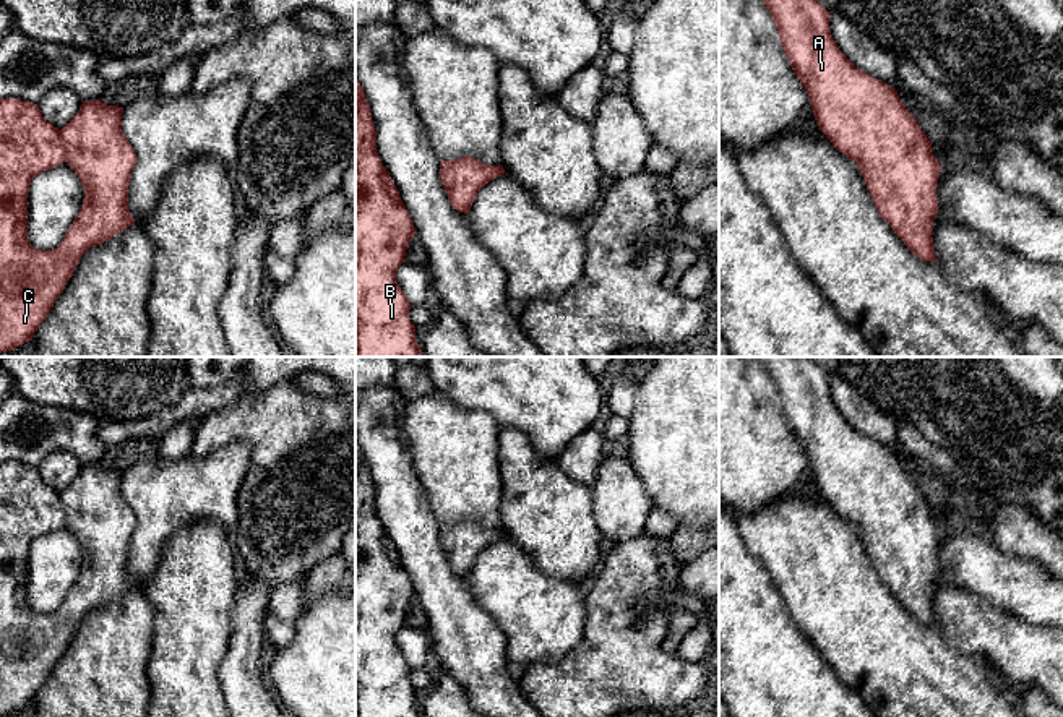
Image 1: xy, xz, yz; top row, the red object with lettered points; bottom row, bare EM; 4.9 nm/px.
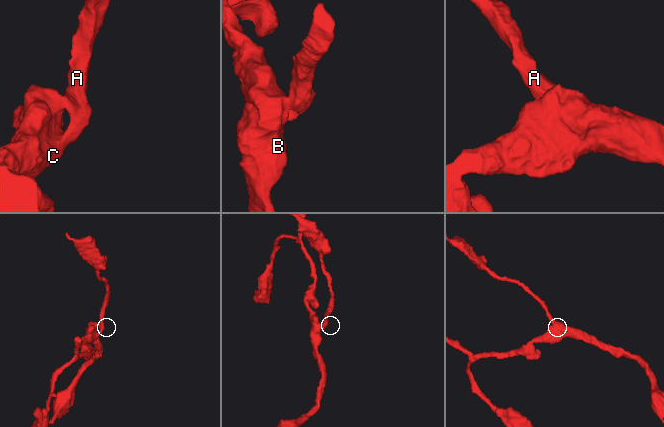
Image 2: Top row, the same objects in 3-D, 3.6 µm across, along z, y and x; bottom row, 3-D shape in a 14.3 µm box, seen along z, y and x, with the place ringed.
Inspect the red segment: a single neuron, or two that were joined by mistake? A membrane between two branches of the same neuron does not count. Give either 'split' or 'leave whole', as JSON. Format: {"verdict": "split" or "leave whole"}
{"verdict": "leave whole"}

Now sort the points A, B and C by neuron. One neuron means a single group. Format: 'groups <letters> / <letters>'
groups A B C

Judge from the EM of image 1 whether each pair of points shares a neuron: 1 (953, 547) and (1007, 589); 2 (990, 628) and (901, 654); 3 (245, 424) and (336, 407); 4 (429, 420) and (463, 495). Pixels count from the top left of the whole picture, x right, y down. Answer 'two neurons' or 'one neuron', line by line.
1: one neuron
2: two neurons
3: one neuron
4: one neuron

